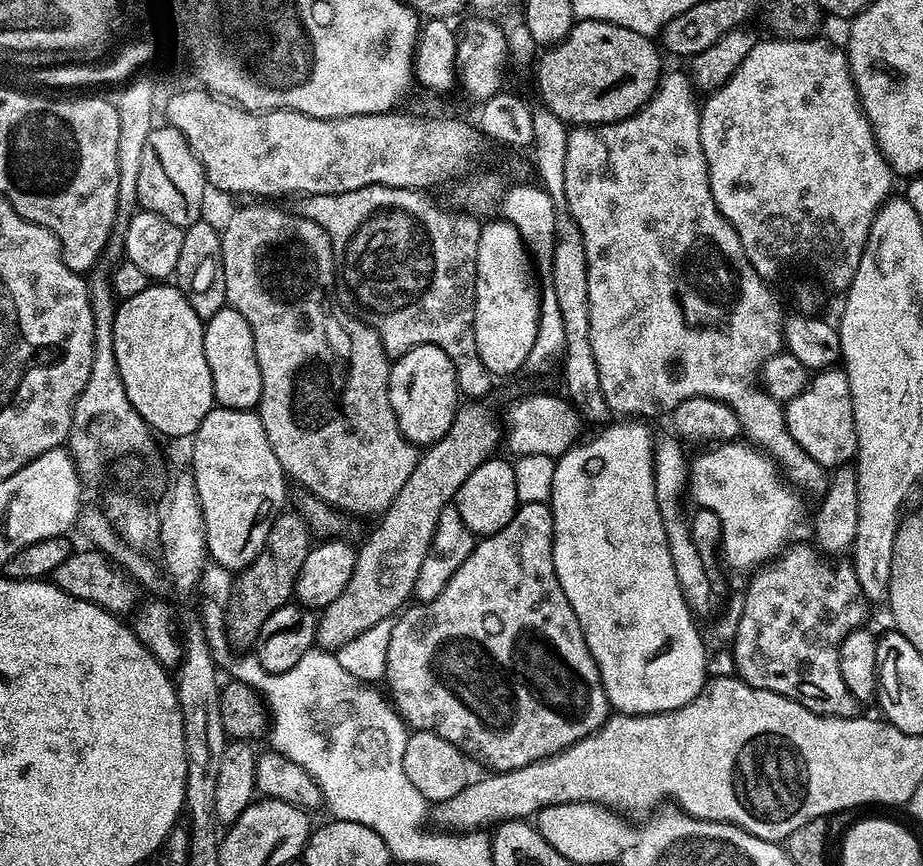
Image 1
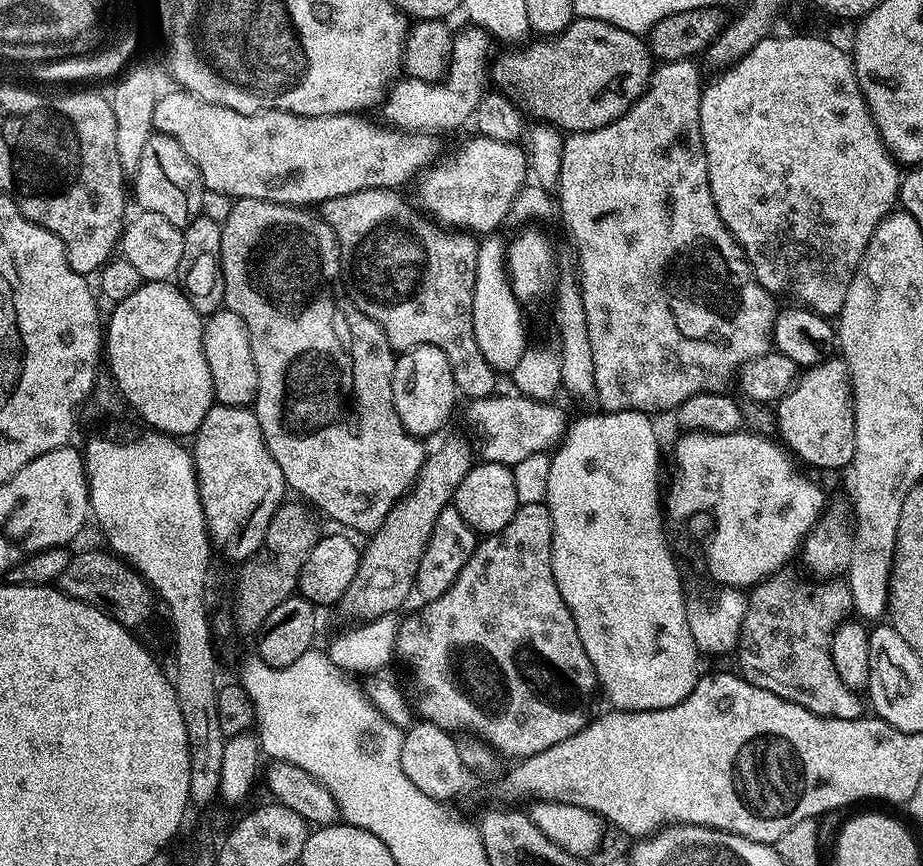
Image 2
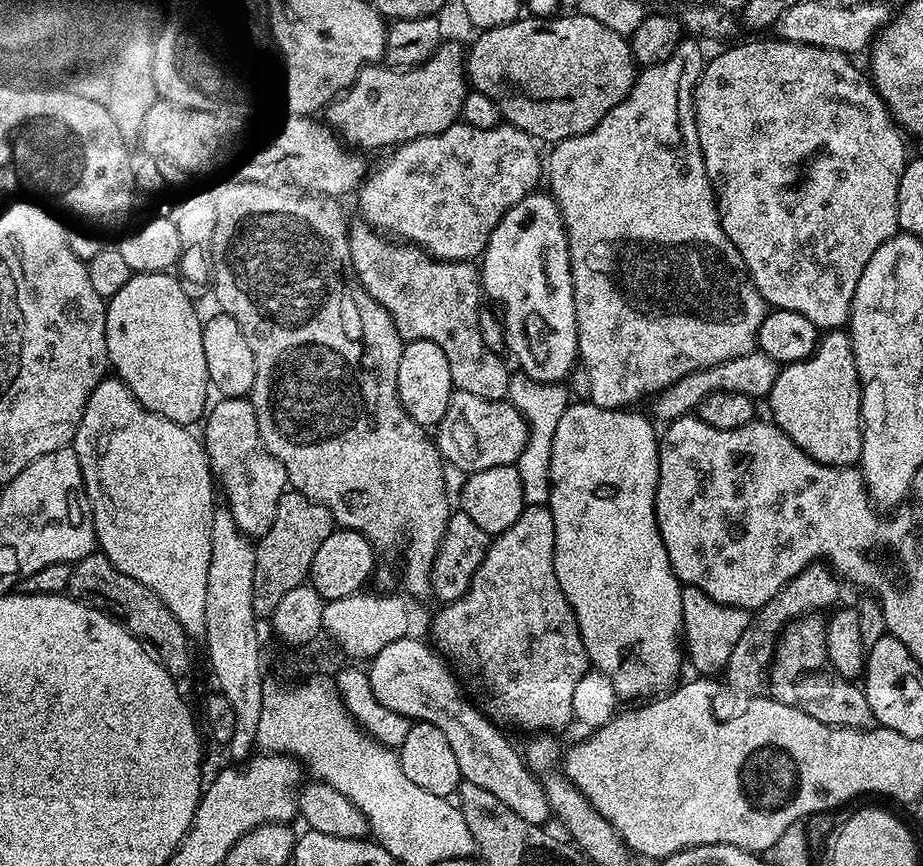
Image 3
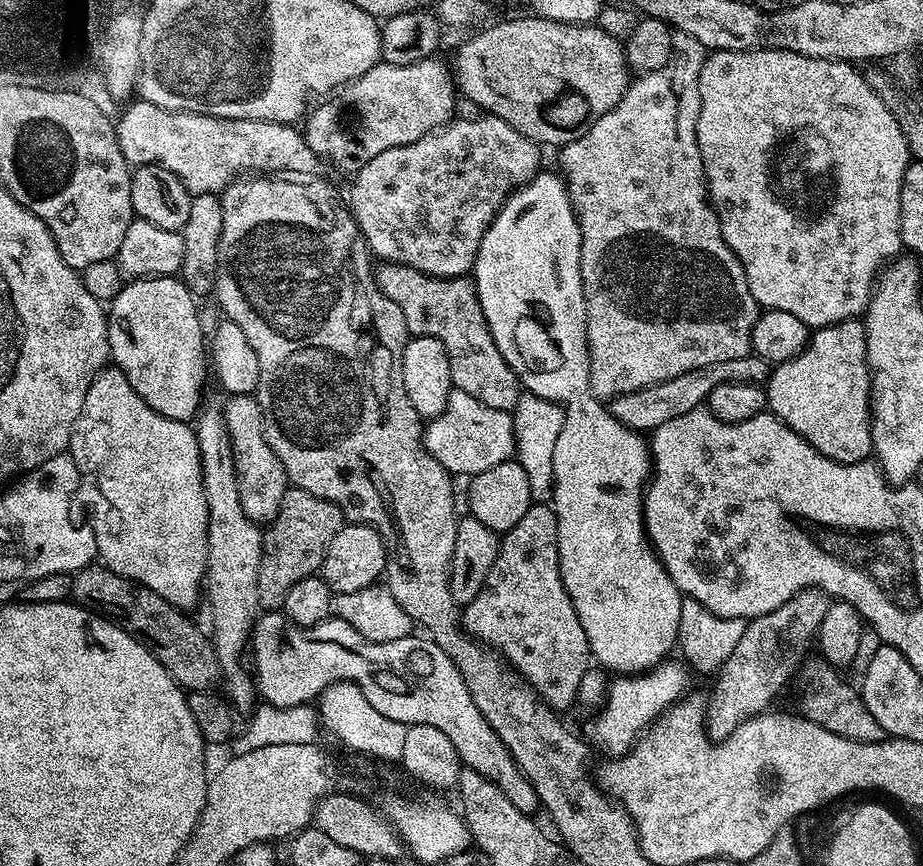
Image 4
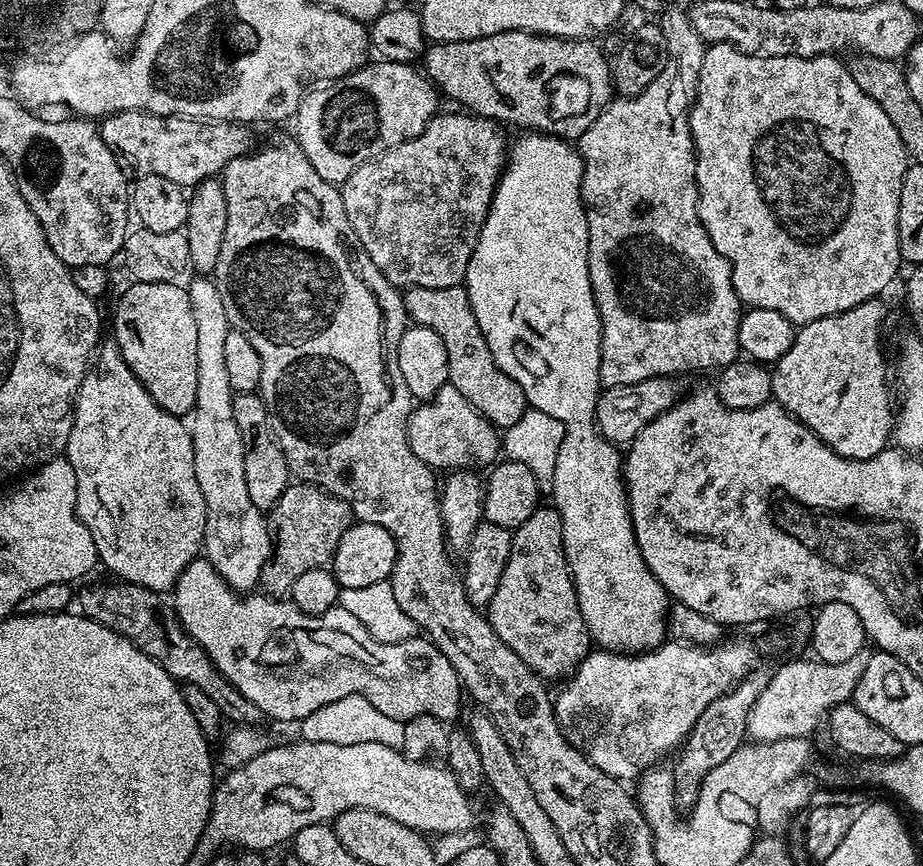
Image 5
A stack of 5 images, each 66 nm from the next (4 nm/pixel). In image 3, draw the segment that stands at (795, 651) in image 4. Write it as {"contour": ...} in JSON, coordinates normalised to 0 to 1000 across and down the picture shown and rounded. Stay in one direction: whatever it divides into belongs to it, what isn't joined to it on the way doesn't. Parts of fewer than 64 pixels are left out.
{"contour":[[[881,649],[874,651],[846,684],[839,686],[832,697],[827,697],[814,712],[807,731],[790,758],[787,770],[790,792],[802,799],[815,799],[810,801],[822,800],[819,798],[829,793],[836,755],[847,726],[868,709],[884,709],[893,704],[888,702],[900,703],[910,688],[909,673],[911,671],[896,650]]]}

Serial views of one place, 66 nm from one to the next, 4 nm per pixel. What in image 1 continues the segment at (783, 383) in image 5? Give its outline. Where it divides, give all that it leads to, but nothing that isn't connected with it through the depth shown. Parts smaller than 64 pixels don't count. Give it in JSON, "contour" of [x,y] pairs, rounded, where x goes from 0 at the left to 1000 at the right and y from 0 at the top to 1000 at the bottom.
{"contour":[[[902,423],[885,428],[876,438],[873,450],[869,450],[869,455],[865,455],[865,460],[853,463],[848,468],[848,472],[856,506],[860,506],[860,510],[865,513],[867,518],[873,524],[878,524],[878,529],[882,529],[882,533],[886,533],[895,543],[905,543],[910,537],[920,535],[926,528],[927,488],[925,487],[925,464],[921,455],[921,441],[919,434],[914,431],[913,424]]]}

